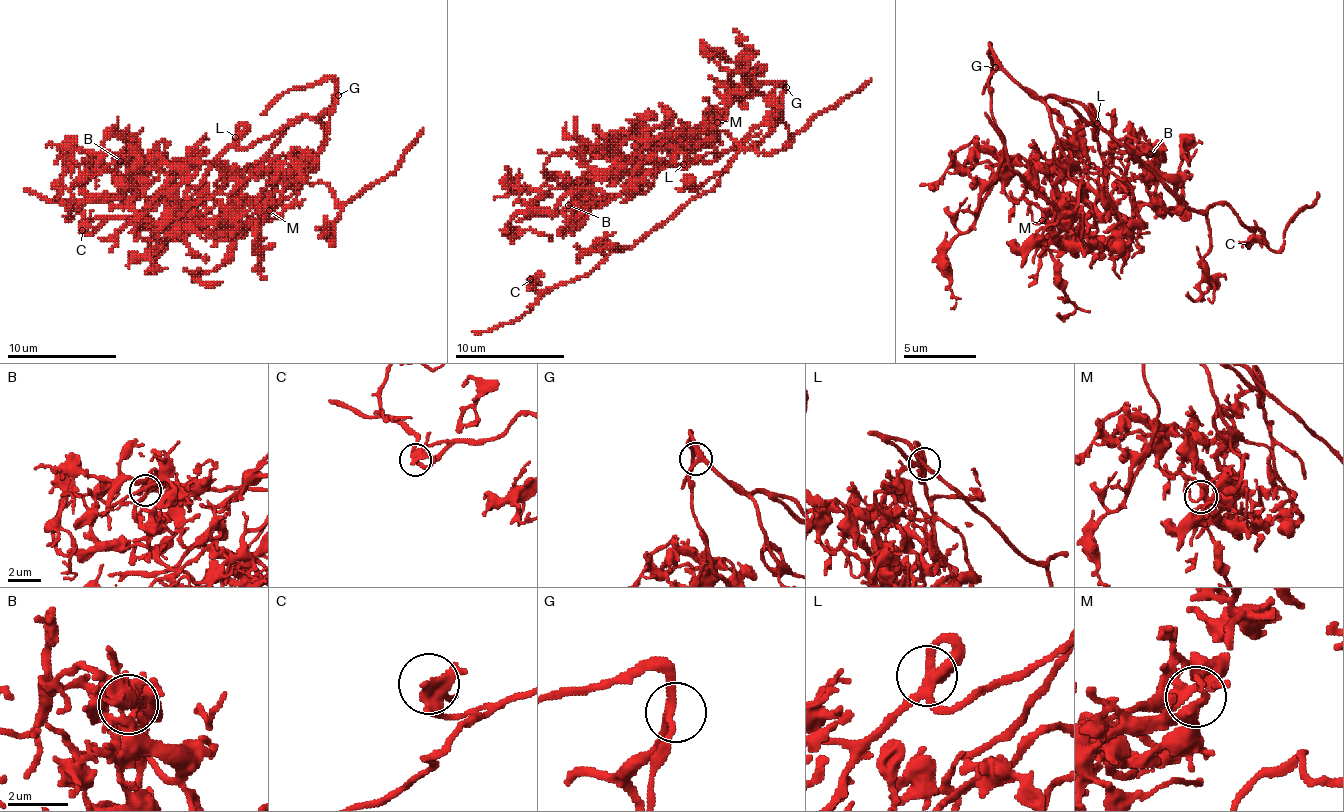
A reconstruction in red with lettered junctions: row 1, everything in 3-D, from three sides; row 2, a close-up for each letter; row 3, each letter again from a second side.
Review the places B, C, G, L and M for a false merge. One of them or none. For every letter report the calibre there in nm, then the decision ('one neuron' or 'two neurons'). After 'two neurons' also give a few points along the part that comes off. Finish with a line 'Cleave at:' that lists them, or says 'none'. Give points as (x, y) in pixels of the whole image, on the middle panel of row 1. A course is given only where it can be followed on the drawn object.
B: 360 nm thick; one neuron
C: 320 nm thick; one neuron
G: 240 nm thick; one neuron
L: 300 nm thick; one neuron
M: 280 nm thick; one neuron
Cleave at: none

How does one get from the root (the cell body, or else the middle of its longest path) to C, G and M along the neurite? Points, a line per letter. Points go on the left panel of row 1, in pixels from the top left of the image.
C: (288, 125), (258, 161), (239, 169), (197, 202), (151, 199), (131, 216), (98, 216), (82, 230)
G: (288, 125), (305, 117), (318, 117), (338, 95)
M: (288, 125), (305, 117), (316, 120), (324, 131), (324, 144), (316, 153), (280, 155), (236, 191), (269, 210)

